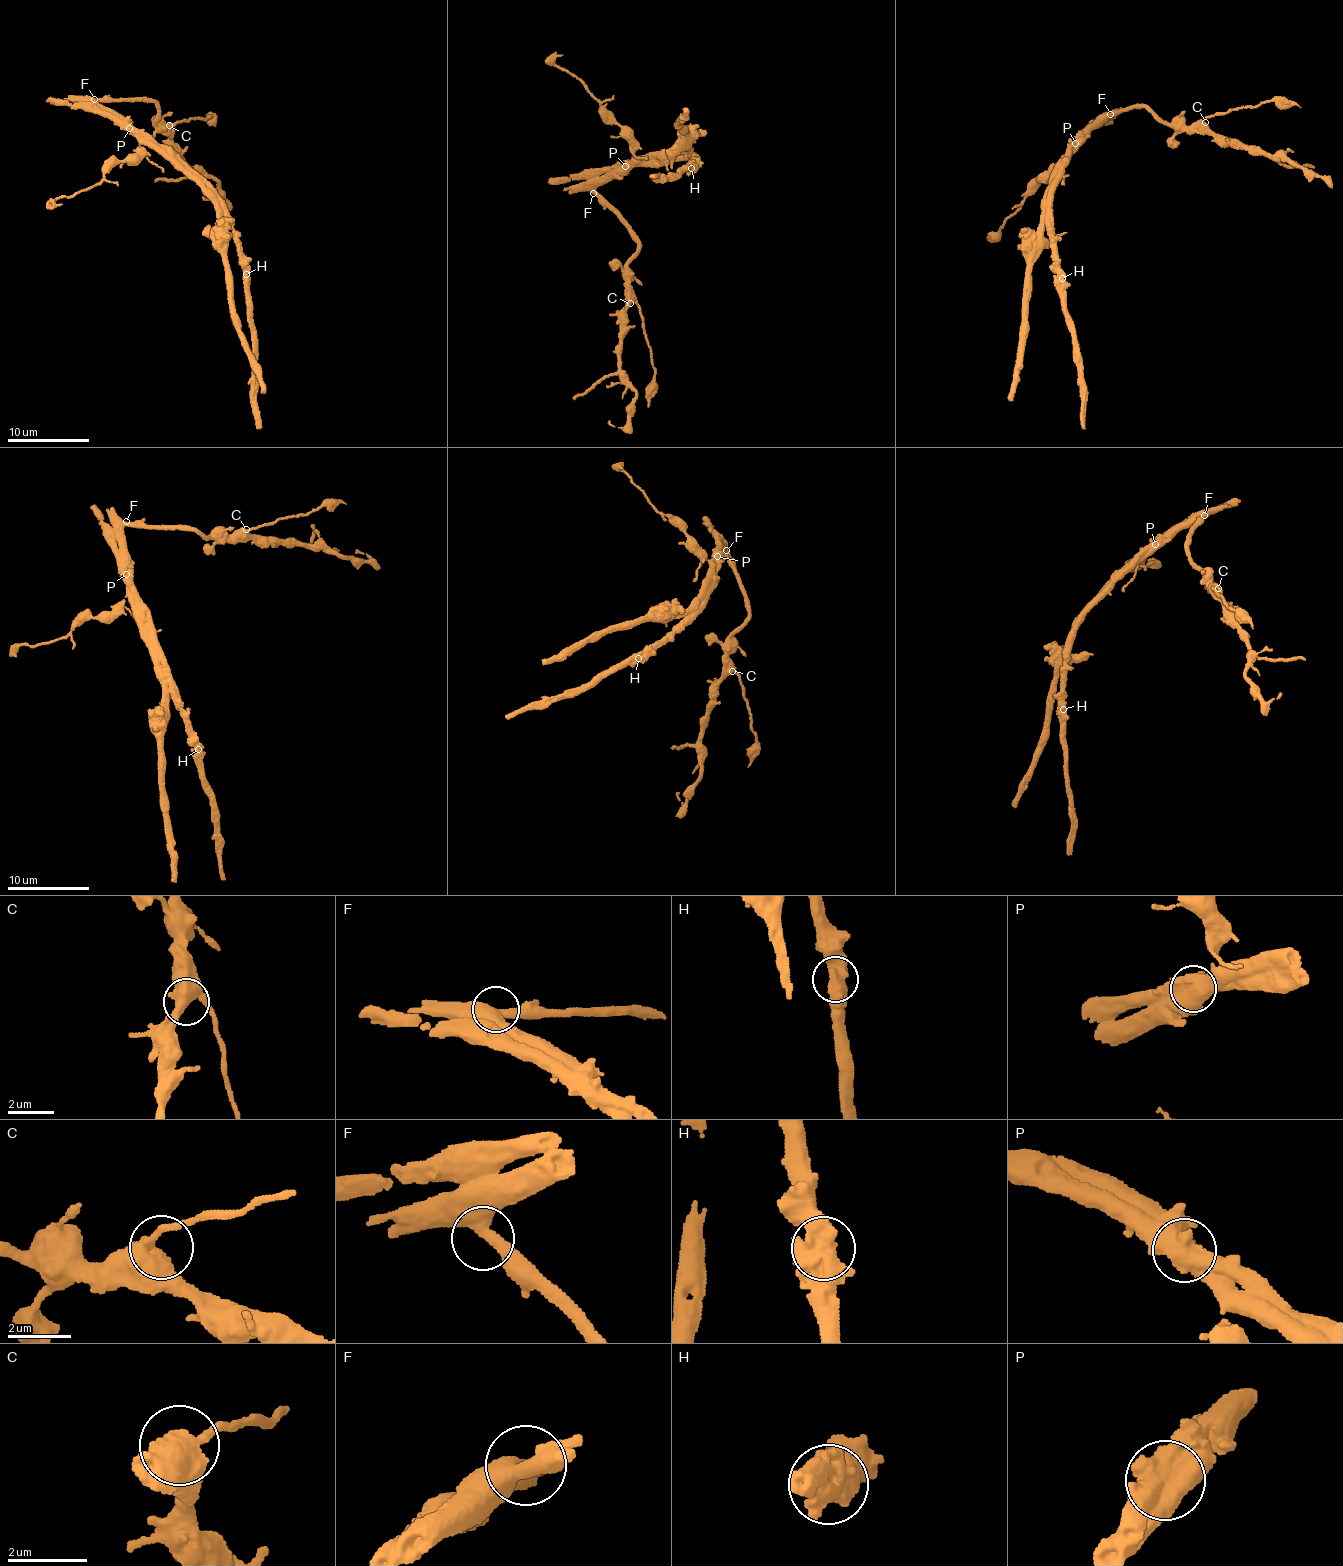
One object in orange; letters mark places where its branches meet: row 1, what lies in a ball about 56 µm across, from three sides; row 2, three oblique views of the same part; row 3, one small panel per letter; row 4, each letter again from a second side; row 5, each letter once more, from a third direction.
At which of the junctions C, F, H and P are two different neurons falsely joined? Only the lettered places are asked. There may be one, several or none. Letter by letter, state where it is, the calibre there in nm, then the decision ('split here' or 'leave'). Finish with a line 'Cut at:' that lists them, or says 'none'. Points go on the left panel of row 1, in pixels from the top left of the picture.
C: place (169, 125); calibre 600 nm; leave
F: place (94, 99); calibre 480 nm; leave
H: place (246, 274); calibre 750 nm; leave
P: place (129, 128); calibre 800 nm; split here
Cut at: P

